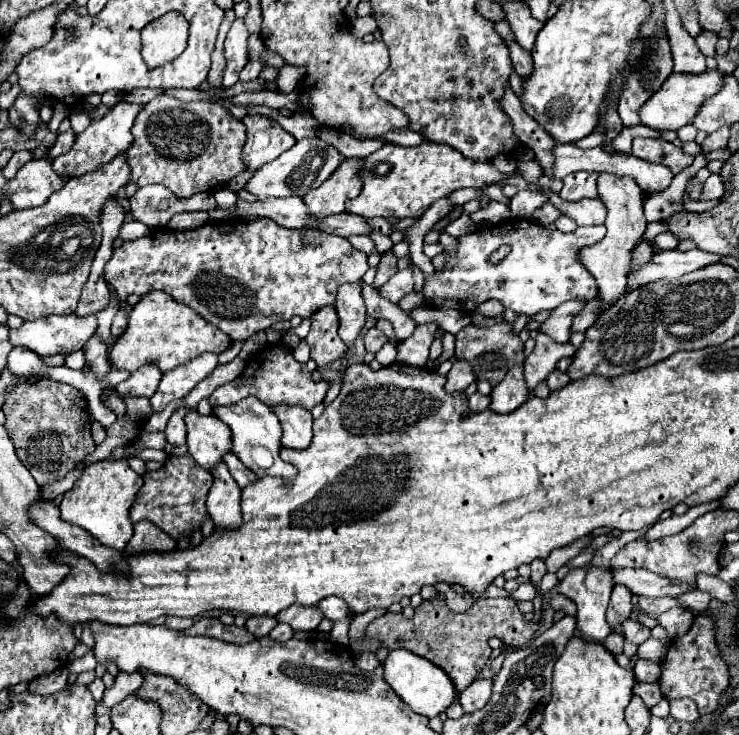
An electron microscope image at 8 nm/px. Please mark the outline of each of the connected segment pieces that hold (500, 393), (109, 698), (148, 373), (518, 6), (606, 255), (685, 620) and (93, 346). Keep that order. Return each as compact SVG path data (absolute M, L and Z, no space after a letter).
M522 365L512 367L508 371L508 375L492 389L490 399L492 399L490 411L494 411L494 413L512 413L512 409L518 409L528 399Z
M138 671L138 673L118 673L114 685L110 689L104 691L104 703L108 703L108 707L114 707L116 703L120 703L124 697L132 695L134 691L138 691L144 683L144 675Z
M144 365L134 371L126 381L116 385L116 391L122 399L126 397L152 397L158 383L160 383L160 369L154 365Z
M520 1L518 3L502 3L502 7L506 11L506 21L512 27L516 43L520 47L524 47L528 53L532 53L532 47L534 47L534 41L536 41L536 35L538 35L542 23L532 19L530 9Z
M602 173L598 177L598 193L600 193L602 203L608 209L606 223L604 223L608 233L600 243L582 249L580 259L598 283L598 299L602 301L602 305L612 307L626 293L626 277L628 277L630 263L632 263L632 251L636 243L642 239L642 233L646 229L646 219L642 213L644 195L632 177L618 177L618 175L608 175L608 173Z
M674 607L658 617L658 625L662 625L668 631L668 637L680 637L684 635L684 631L688 631L688 627L692 625L692 619L694 615L688 609Z
M92 335L88 343L84 345L84 357L88 369L96 375L98 381L104 381L106 375L110 373L110 363L108 363L108 343L102 341L98 335Z

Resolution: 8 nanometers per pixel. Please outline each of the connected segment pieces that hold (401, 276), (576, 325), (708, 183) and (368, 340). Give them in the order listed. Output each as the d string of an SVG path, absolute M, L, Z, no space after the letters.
M404 269L404 271L398 271L396 275L392 275L392 279L378 289L378 293L380 293L380 297L384 297L388 301L398 303L412 289L414 289L412 271L410 269Z
M588 301L586 307L576 315L576 319L572 323L572 333L576 333L576 331L584 333L596 321L596 311L598 311L598 301Z
M712 173L704 182L704 188L699 200L719 200L722 197L722 181L720 175Z
M378 327L368 329L368 331L366 331L366 335L364 335L364 345L366 345L366 351L372 351L372 353L380 351L380 347L384 345L384 341L386 341L386 335L384 335Z

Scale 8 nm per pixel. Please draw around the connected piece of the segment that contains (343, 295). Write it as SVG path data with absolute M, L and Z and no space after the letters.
M352 283L352 285L340 287L338 297L336 297L336 311L340 317L338 335L346 343L346 347L352 347L366 321L362 283Z

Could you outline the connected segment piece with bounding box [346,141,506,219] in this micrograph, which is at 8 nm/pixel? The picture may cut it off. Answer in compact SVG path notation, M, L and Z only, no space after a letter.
M422 143L418 147L384 145L376 153L362 159L360 179L362 191L348 201L346 211L366 217L420 217L434 201L446 197L460 187L480 187L486 183L498 183L506 175L492 163L476 163L460 155L460 151L442 143Z

